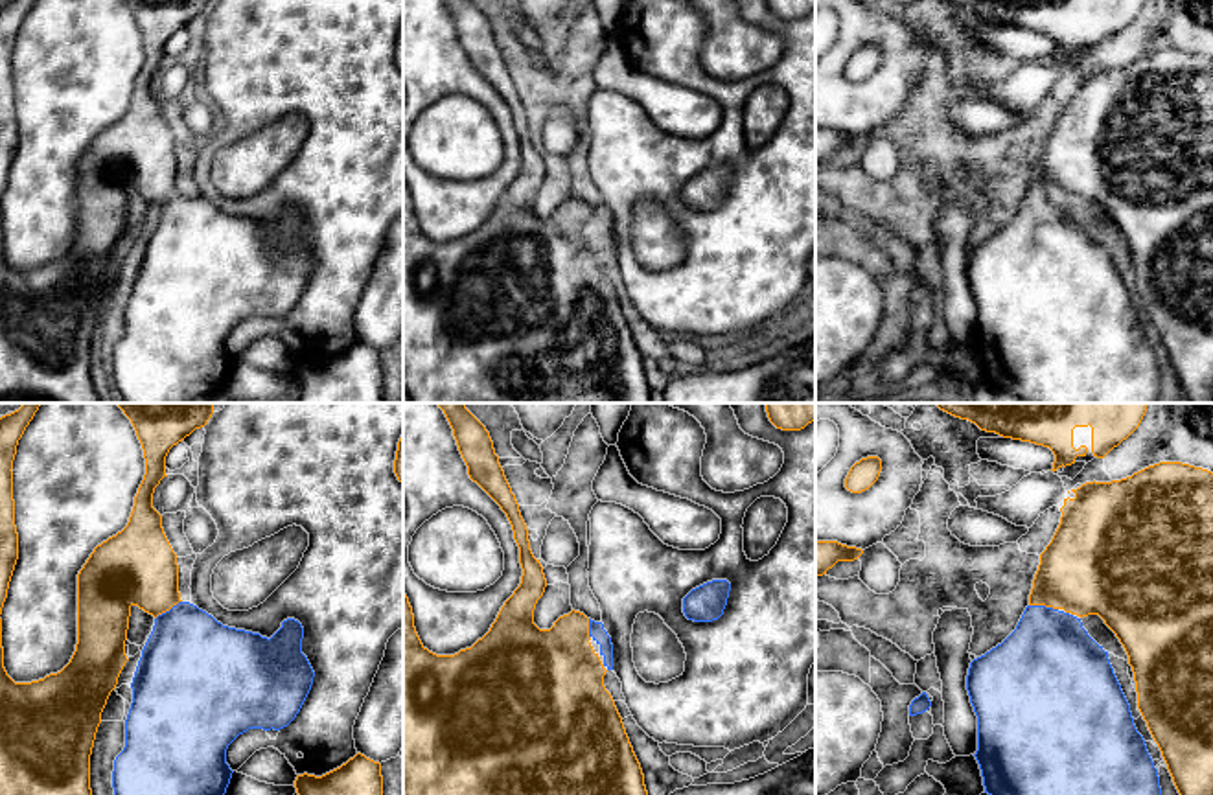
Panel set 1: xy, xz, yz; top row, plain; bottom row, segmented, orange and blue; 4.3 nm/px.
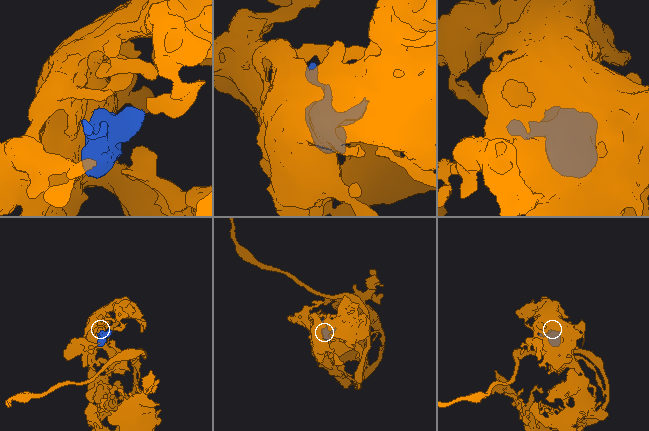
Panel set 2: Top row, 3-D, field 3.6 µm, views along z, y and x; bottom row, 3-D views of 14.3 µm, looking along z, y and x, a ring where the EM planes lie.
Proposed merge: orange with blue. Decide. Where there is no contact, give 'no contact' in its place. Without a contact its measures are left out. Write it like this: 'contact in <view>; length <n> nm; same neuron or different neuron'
contact in yz; length 130 nm; same neuron

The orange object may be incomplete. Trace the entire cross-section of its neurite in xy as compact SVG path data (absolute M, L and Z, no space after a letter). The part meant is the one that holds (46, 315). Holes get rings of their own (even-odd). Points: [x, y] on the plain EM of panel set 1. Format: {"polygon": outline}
{"polygon": "M123 0L142 31L144 46L145 46L145 63L138 75L138 81L134 85L134 94L129 105L127 114L118 120L116 123L109 125L101 132L94 136L87 151L77 162L77 232L75 239L70 247L70 250L57 261L50 261L44 267L31 269L31 271L15 271L6 256L4 256L4 236L2 236L2 206L0 206L0 403L107 403L94 388L92 377L90 377L90 342L96 328L98 315L101 311L101 300L107 293L107 287L110 280L118 272L118 265L129 248L125 243L125 228L127 228L127 217L129 217L129 204L131 195L138 193L145 201L153 202L155 206L166 199L169 199L173 193L177 193L180 188L179 180L179 153L177 153L177 142L173 140L164 116L162 116L162 103L153 96L153 81L155 75L160 72L160 68L166 63L166 44L173 33L182 29L186 24L190 24L195 17L201 17L208 11L214 0Z"}

